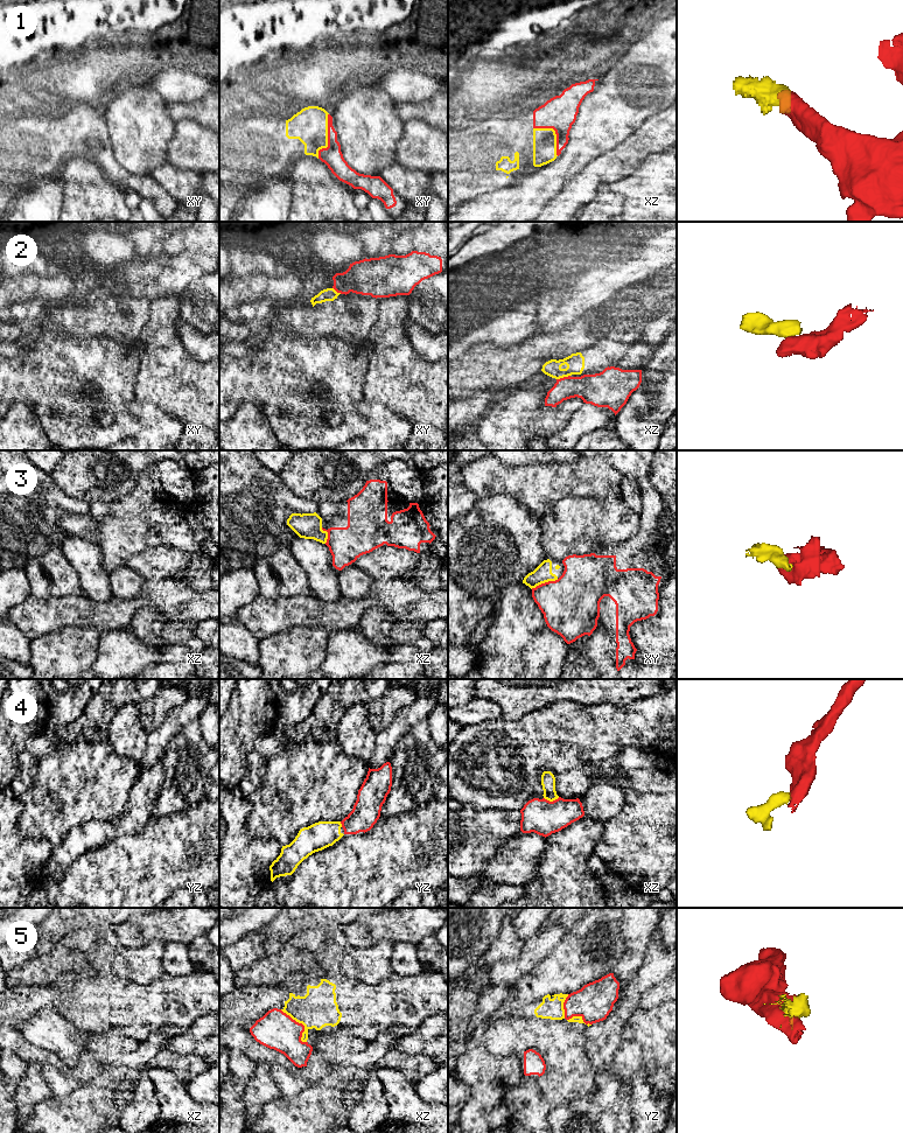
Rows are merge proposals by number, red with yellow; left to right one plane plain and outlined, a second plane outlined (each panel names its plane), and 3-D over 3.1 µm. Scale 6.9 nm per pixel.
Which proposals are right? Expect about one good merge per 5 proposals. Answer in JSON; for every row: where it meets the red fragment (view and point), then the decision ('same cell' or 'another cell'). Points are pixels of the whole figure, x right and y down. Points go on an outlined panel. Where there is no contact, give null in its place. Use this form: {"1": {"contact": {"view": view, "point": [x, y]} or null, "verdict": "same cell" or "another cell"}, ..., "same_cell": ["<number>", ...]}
{"1": {"contact": {"view": "xy", "point": [328, 138]}, "verdict": "same cell"}, "2": {"contact": {"view": "xz", "point": [562, 378]}, "verdict": "another cell"}, "3": {"contact": {"view": "xy", "point": [545, 582]}, "verdict": "another cell"}, "4": {"contact": {"view": "xz", "point": [551, 802]}, "verdict": "same cell"}, "5": {"contact": {"view": "xz", "point": [301, 1023]}, "verdict": "another cell"}, "same_cell": ["1", "4"]}

